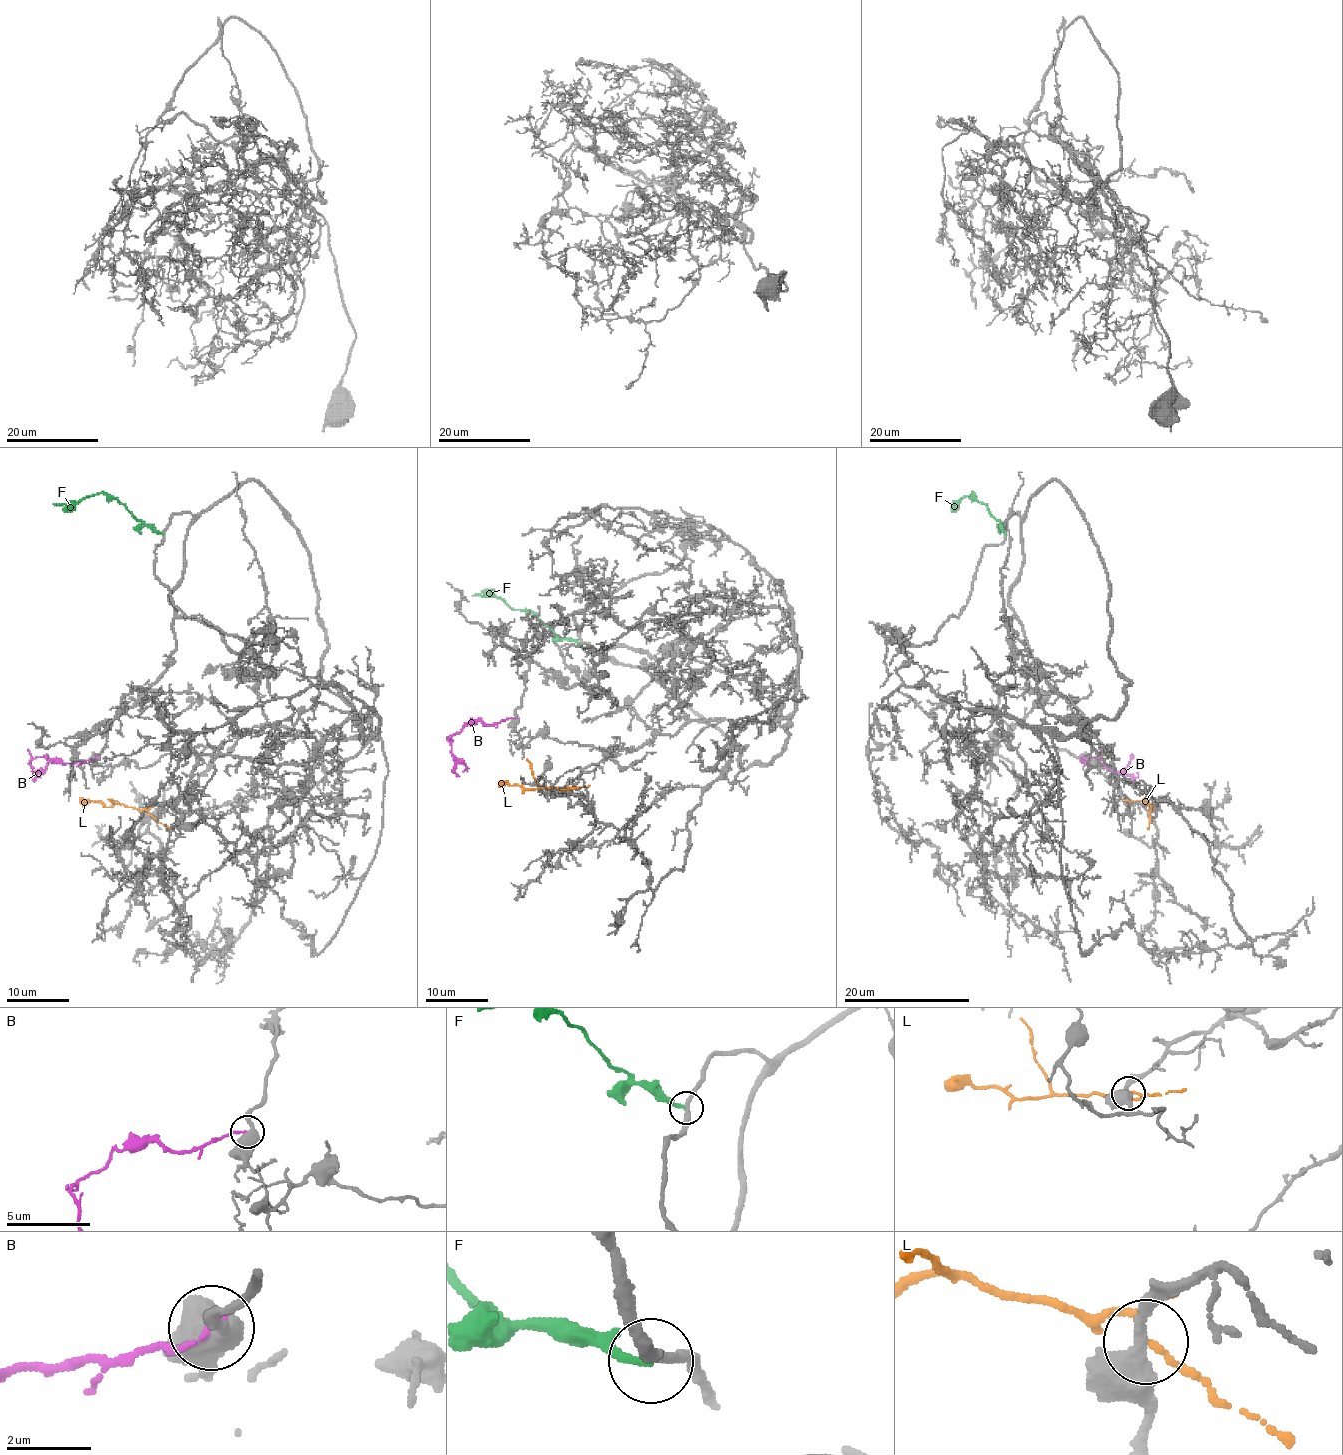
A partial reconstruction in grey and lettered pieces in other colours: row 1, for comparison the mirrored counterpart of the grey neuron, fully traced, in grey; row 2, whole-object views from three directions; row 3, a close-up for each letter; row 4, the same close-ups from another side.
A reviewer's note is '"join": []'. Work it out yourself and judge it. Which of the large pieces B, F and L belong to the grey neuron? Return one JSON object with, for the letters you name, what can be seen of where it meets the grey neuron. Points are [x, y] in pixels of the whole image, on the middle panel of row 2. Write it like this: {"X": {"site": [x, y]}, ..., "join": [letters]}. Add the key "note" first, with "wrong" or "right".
{"note": "right", "join": []}

